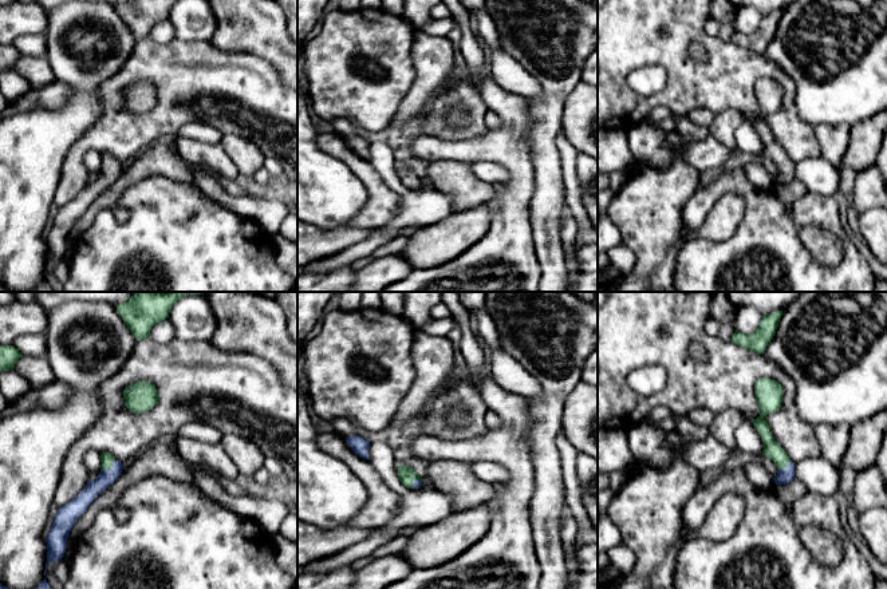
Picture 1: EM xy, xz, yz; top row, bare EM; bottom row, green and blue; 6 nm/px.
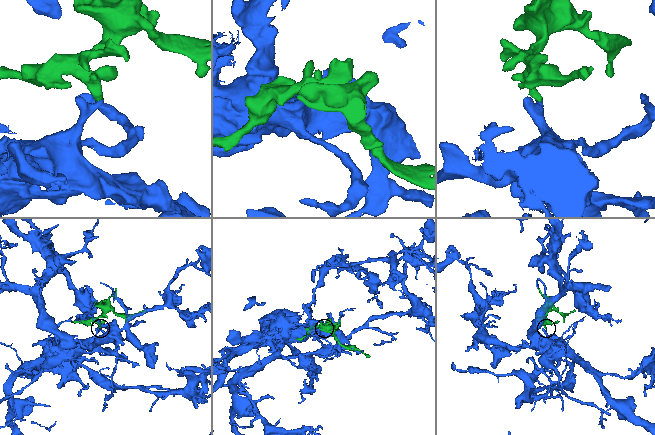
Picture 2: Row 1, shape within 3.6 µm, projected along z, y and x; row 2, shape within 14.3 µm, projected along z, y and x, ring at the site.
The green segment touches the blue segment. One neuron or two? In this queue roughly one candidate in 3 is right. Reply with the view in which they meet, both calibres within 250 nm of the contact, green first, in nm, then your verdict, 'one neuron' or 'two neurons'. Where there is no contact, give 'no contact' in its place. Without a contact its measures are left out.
xy | 80/100 nm | one neuron

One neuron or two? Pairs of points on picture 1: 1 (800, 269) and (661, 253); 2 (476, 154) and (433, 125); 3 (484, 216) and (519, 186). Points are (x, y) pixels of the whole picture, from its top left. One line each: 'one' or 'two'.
1: two
2: two
3: two

